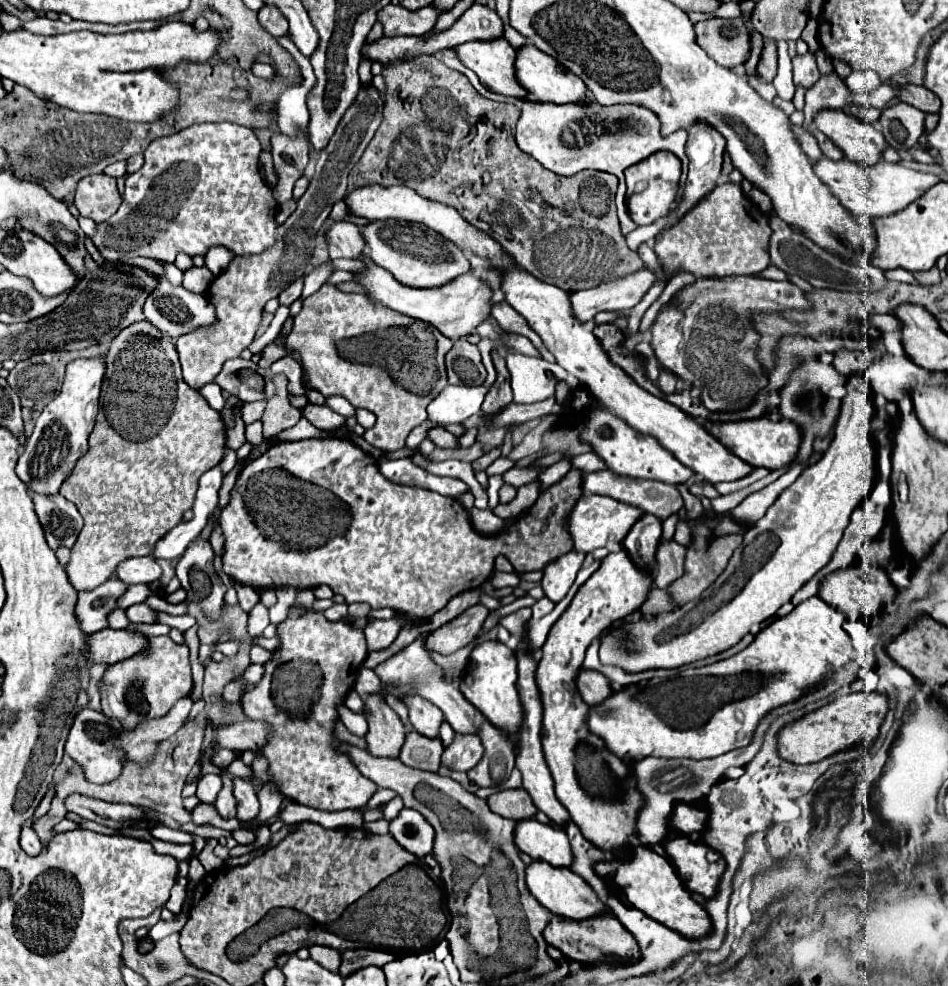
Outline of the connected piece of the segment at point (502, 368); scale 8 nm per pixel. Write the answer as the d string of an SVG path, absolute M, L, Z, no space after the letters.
M494 353L494 365L498 371L496 383L490 387L484 403L482 403L482 415L494 415L494 411L502 411L506 403L512 403L512 389L510 389L510 375L506 369L506 361Z

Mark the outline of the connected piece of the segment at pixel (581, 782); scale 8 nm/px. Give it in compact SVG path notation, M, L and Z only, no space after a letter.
M624 549L620 553L610 553L598 571L578 589L578 595L562 613L562 619L558 619L558 623L550 629L536 671L536 683L540 687L540 701L544 707L542 747L554 777L556 797L564 803L582 835L600 851L614 853L618 859L626 857L632 841L638 839L636 819L642 803L646 801L636 787L630 763L608 753L606 743L586 727L590 707L580 699L578 691L574 691L574 675L578 675L578 667L582 667L590 643L606 627L610 627L612 621L640 609L650 589L652 577L638 569Z

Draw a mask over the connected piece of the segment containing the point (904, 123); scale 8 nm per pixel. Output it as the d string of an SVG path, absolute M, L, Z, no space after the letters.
M898 103L884 109L880 115L880 127L888 145L896 151L916 147L920 135L924 133L924 117L926 113L908 103Z

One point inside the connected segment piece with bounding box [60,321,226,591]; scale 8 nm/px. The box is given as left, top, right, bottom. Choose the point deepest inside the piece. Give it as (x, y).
(130, 494)

